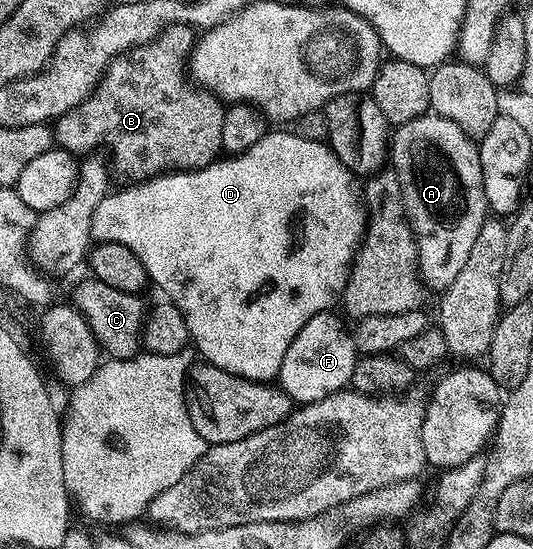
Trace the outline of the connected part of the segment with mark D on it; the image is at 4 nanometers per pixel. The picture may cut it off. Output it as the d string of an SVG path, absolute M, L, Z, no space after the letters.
M268 131L264 139L260 139L260 143L256 143L248 151L219 159L213 165L196 169L193 173L167 173L161 177L153 177L145 183L122 187L126 189L120 190L119 193L107 193L100 207L96 207L96 219L92 219L92 223L110 223L114 237L108 238L107 242L120 243L136 251L148 271L150 281L158 284L166 292L163 294L173 301L174 306L184 315L193 348L198 348L197 356L201 360L209 361L210 364L237 377L270 383L277 378L280 363L284 363L284 355L288 347L292 347L292 339L300 335L300 327L304 327L304 323L308 323L312 315L333 310L339 304L350 268L364 238L368 218L359 186L357 189L354 181L355 174L351 173L348 167L344 167L344 163L340 163L340 159L326 141L304 139L293 131Z

